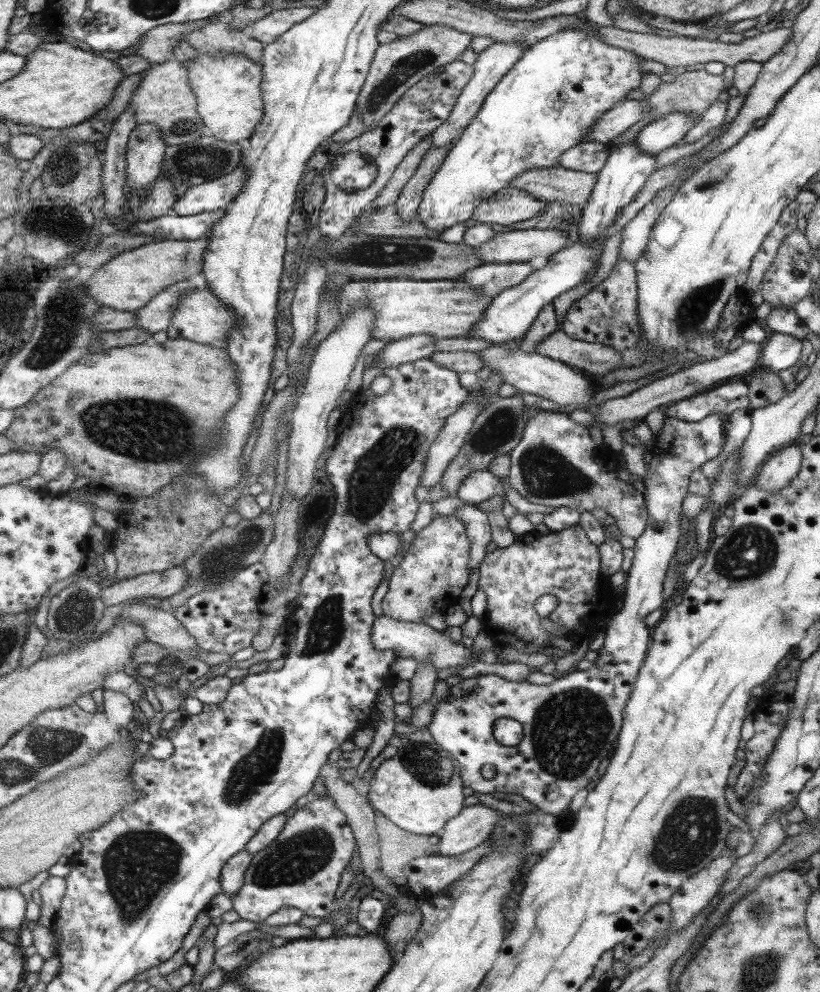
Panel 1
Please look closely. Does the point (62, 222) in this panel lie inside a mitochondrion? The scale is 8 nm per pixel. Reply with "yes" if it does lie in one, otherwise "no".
yes

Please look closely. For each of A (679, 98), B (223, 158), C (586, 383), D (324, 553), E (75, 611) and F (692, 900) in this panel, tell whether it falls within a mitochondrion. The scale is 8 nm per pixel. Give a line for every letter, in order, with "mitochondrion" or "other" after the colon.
A: mitochondrion
B: other
C: other
D: other
E: mitochondrion
F: other

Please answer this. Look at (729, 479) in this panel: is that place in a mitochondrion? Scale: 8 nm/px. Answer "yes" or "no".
no

